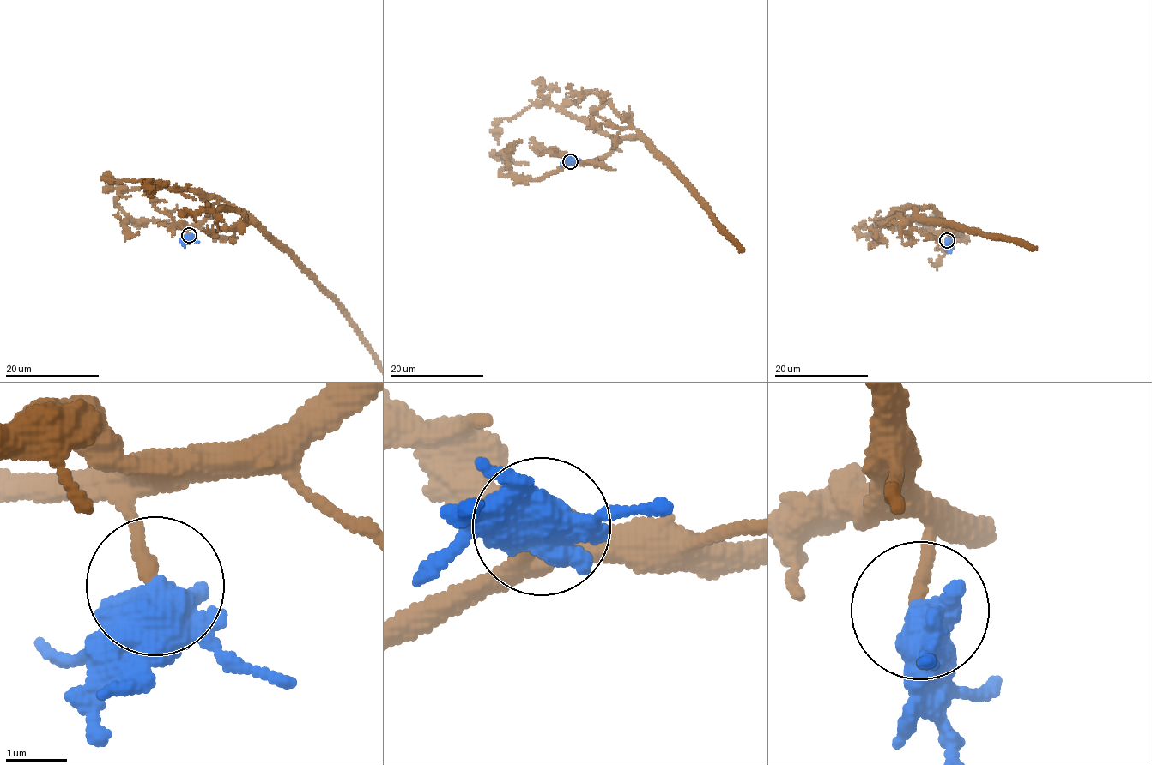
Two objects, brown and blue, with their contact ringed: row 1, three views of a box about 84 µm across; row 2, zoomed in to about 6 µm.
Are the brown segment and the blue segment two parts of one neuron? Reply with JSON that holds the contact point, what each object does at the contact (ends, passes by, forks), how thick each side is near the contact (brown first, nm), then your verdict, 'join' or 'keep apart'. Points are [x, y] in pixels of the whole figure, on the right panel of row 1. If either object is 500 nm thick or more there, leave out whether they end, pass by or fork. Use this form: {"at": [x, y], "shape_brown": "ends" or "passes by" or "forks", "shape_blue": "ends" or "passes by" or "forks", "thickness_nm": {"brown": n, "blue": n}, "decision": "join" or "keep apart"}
{"at": [947, 240], "thickness_nm": {"brown": 220, "blue": 550}, "decision": "join"}

